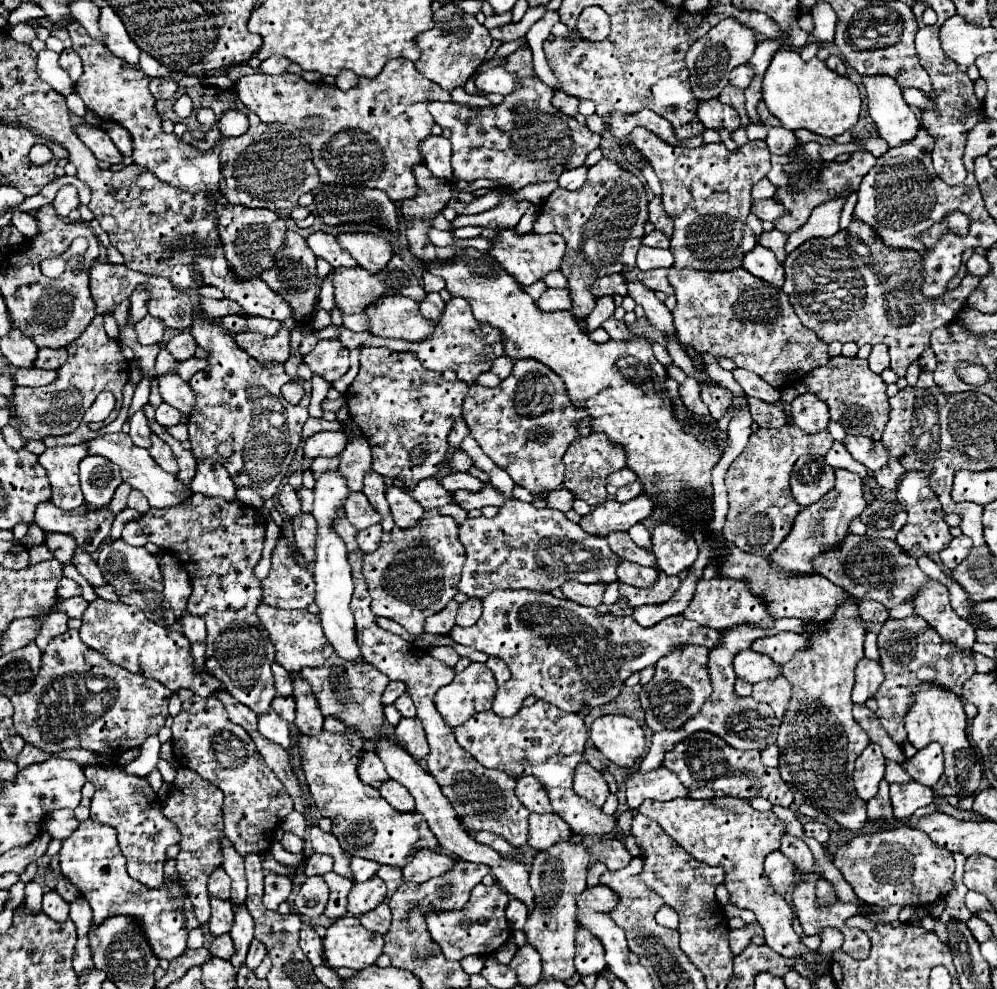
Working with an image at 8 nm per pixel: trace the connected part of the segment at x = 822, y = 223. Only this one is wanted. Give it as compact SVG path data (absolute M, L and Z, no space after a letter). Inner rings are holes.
M834 199L834 201L826 201L820 207L816 207L808 219L808 223L800 229L794 231L788 237L786 243L786 253L792 253L796 247L800 247L802 243L816 239L816 237L832 237L838 233L838 221L840 221L840 211L844 207L846 199Z

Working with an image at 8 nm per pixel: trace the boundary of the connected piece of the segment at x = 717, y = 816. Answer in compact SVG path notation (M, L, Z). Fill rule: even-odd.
M684 797L666 803L644 801L638 811L650 819L656 819L664 833L670 835L696 861L722 865L726 869L724 883L732 895L730 901L740 909L754 911L756 921L764 931L766 945L782 957L802 957L816 971L822 961L820 953L802 945L800 937L792 929L793 910L784 897L774 891L768 877L764 875L764 859L768 853L780 849L780 839L786 831L784 821L780 821L774 811L756 811L746 799L736 797L714 797L708 801L694 801Z

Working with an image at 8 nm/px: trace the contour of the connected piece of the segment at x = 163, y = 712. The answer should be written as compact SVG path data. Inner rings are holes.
M68 629L64 635L58 635L48 643L48 647L42 651L42 665L40 673L34 679L34 685L30 687L30 693L36 701L26 701L26 693L12 695L10 701L14 705L14 727L18 735L48 753L58 753L72 747L82 747L92 753L118 757L128 749L140 747L146 737L156 735L160 727L164 727L164 721L168 717L168 699L172 697L172 691L168 691L162 683L156 683L156 679L148 679L142 675L132 675L130 671L124 671L122 667L112 665L104 659L98 651L92 651L88 645L84 645L78 637L78 631ZM92 679L96 679L94 685L98 685L98 679L104 681L104 689L90 687Z

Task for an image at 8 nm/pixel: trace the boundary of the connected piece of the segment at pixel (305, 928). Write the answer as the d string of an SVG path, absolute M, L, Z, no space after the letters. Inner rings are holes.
M308 923L302 925L300 929L300 949L304 951L304 955L308 957L308 961L316 967L322 963L322 941L320 937L312 931L312 927Z

